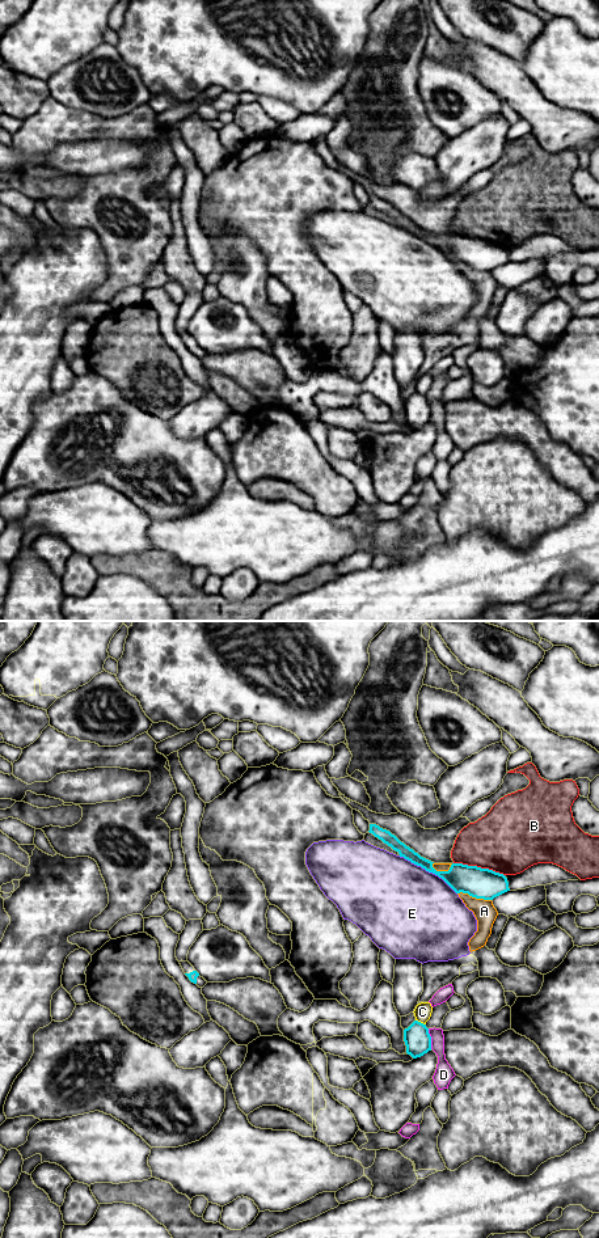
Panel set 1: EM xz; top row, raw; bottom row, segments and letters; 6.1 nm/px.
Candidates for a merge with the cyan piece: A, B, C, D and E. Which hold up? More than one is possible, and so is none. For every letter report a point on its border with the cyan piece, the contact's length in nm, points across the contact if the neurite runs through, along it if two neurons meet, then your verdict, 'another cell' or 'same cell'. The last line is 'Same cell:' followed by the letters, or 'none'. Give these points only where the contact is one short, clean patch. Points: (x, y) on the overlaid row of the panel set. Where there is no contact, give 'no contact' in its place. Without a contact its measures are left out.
A: xz (475, 896) | 220 nm | same cell
B: xz (479, 867) | 320 nm | another cell
C: xz (420, 1022) | 70 nm | another cell
D: xz (430, 1039) | 130 nm | along xz (427, 1029), (431, 1048) | another cell
E: xz (427, 870) | 420 nm | another cell
Same cell: A

